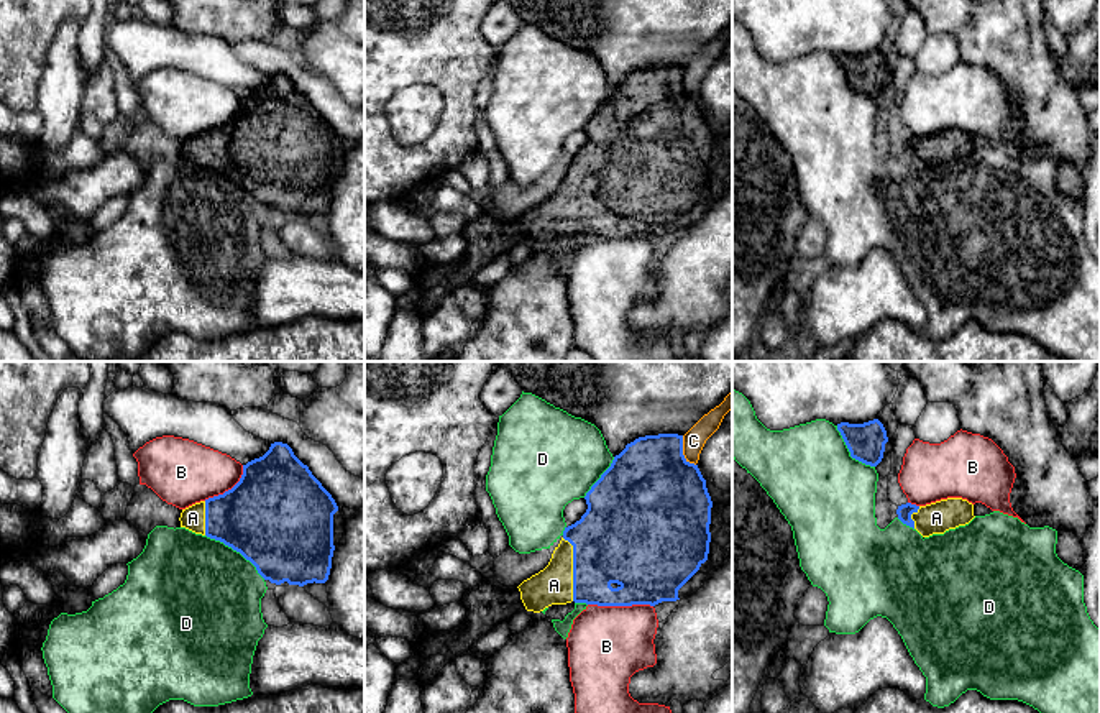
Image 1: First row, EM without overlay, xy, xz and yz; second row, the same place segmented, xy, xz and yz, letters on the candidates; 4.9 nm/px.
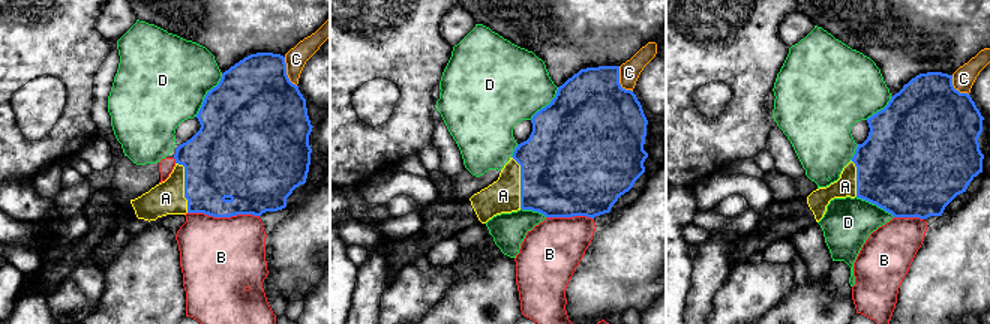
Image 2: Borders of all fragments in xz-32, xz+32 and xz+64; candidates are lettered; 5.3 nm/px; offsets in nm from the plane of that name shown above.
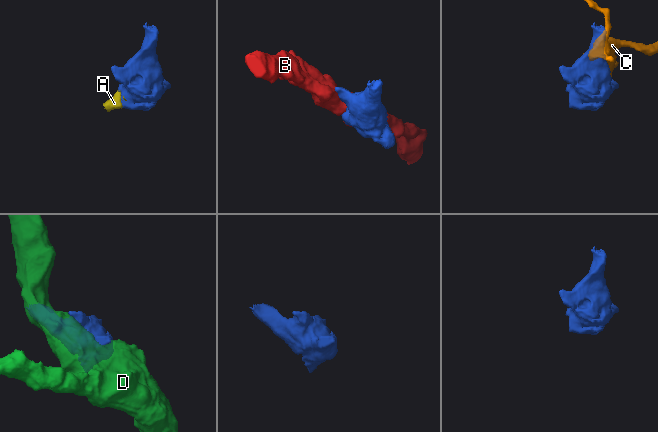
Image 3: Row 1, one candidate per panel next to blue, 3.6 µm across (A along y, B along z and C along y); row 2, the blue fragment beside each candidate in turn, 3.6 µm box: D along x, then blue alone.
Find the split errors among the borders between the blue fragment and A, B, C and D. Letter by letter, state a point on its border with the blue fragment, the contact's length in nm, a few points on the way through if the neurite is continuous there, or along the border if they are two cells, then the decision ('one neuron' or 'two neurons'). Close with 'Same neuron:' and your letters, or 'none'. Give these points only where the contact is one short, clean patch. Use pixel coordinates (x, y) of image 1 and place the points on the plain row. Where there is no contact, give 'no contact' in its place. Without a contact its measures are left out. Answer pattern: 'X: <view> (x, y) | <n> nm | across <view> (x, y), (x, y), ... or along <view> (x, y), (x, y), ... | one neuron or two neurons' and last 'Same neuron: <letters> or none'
A: xz (573, 201) | 320 nm | across xz (616, 173), (573, 201), (554, 217) | one neuron
B: xz (621, 237) | 320 nm | two neurons
C: xz (682, 84) | 170 nm | two neurons
D: xy (237, 183) | 360 nm | two neurons
Same neuron: A

